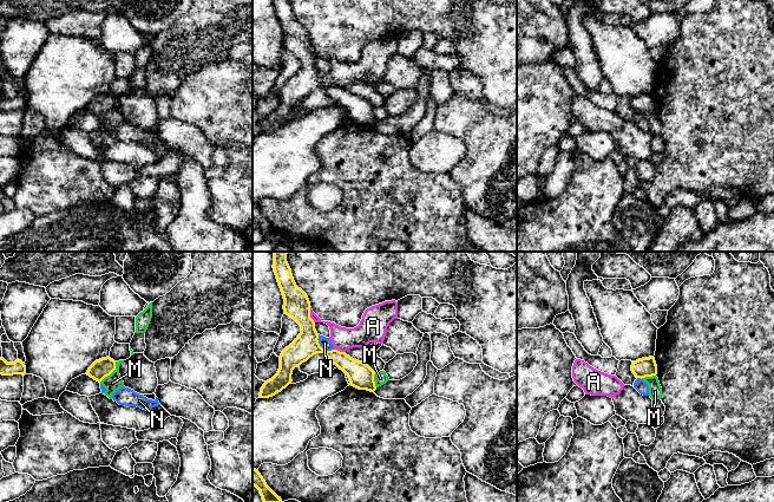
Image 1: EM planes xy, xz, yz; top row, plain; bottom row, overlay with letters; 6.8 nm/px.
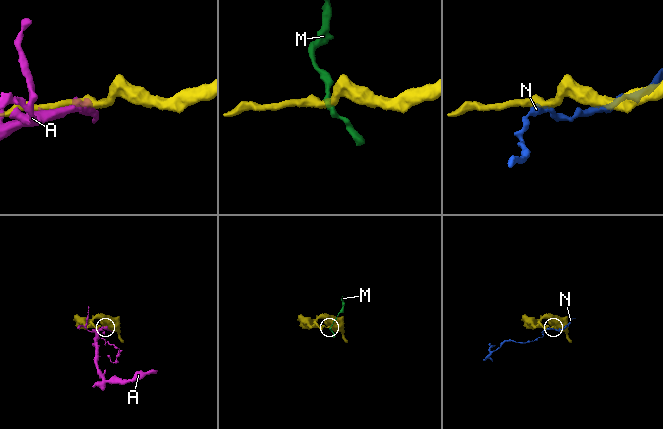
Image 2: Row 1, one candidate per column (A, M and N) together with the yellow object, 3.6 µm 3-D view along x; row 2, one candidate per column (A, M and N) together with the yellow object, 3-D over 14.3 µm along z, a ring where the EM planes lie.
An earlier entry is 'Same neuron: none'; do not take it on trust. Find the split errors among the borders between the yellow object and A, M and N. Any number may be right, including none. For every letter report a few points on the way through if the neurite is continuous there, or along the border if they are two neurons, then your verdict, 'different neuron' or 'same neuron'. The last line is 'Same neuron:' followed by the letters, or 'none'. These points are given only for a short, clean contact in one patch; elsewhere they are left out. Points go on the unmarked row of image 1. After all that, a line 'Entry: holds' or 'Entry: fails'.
A: different neuron
M: border along xy (116, 97), (116, 103), (99, 117); different neuron
N: different neuron
Same neuron: none
Entry: holds

